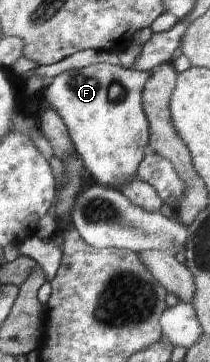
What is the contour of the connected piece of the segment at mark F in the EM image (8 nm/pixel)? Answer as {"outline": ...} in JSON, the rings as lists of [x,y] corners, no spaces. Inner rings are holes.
{"outline":[[[93,63],[81,69],[63,71],[44,84],[40,104],[59,113],[84,169],[94,176],[92,181],[119,188],[137,177],[137,167],[143,161],[145,147],[150,143],[150,124],[146,118],[145,105],[142,103],[142,93],[153,71],[155,69],[137,71],[109,63]]]}

